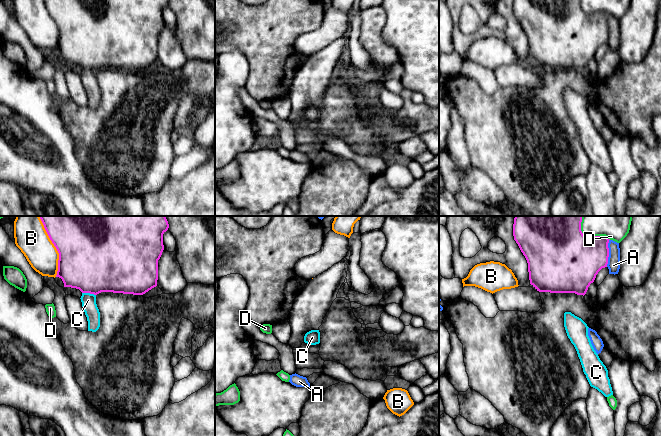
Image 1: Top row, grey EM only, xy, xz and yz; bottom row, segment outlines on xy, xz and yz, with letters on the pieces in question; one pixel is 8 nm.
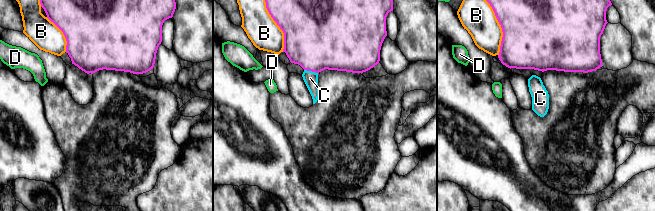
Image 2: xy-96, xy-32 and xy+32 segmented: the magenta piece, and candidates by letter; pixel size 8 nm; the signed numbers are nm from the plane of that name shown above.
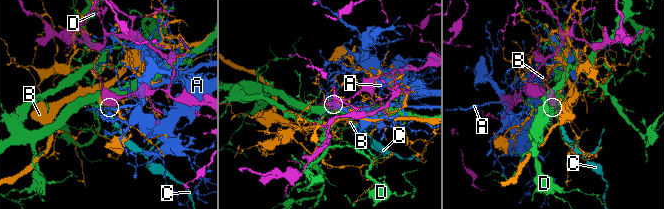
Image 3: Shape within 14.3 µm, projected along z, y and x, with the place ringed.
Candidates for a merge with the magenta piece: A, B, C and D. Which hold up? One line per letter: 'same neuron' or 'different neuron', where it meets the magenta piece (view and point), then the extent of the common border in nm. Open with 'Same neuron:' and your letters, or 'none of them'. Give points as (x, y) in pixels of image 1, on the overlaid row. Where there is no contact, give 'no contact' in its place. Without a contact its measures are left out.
Same neuron: C
A: different neuron; contact yz (608, 253); length 220 nm
B: different neuron; contact xy (54, 245); length 500 nm
C: same neuron; contact xy (89, 292); length 110 nm
D: different neuron; contact yz (587, 237); length 300 nm

